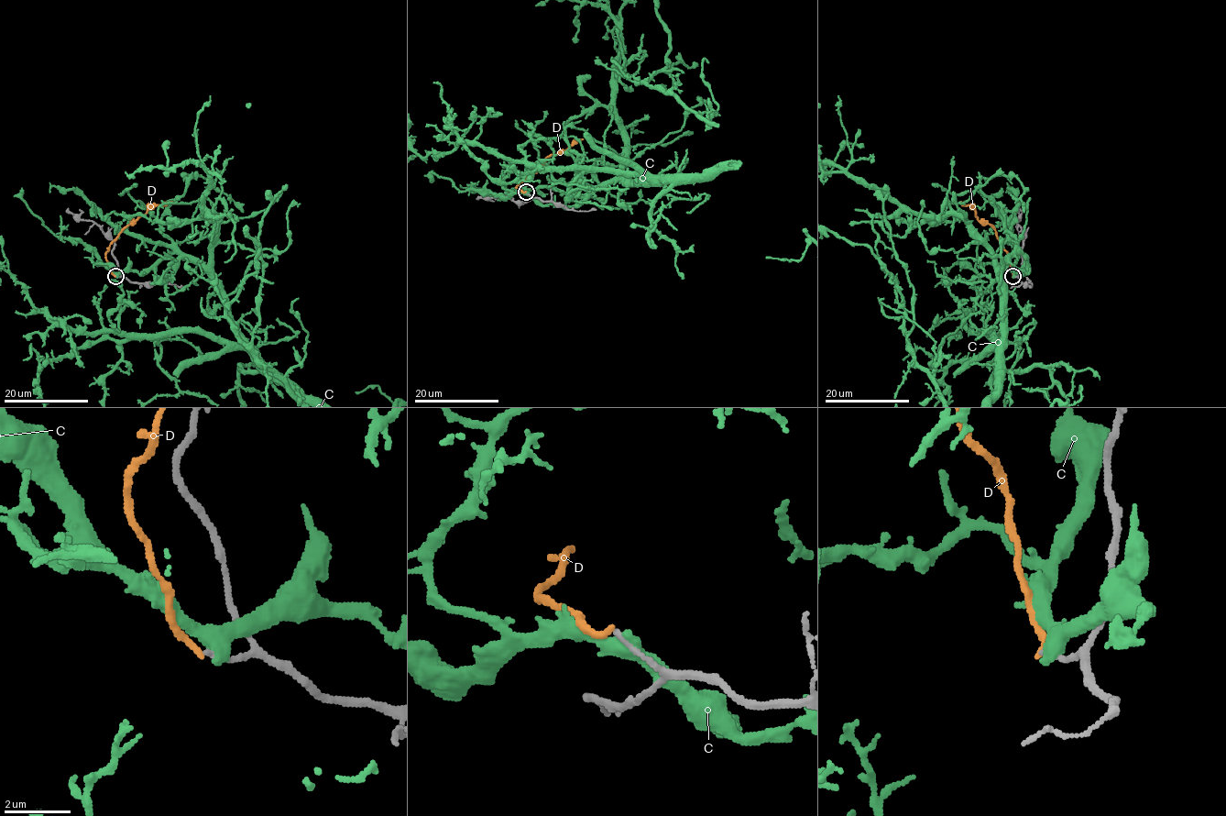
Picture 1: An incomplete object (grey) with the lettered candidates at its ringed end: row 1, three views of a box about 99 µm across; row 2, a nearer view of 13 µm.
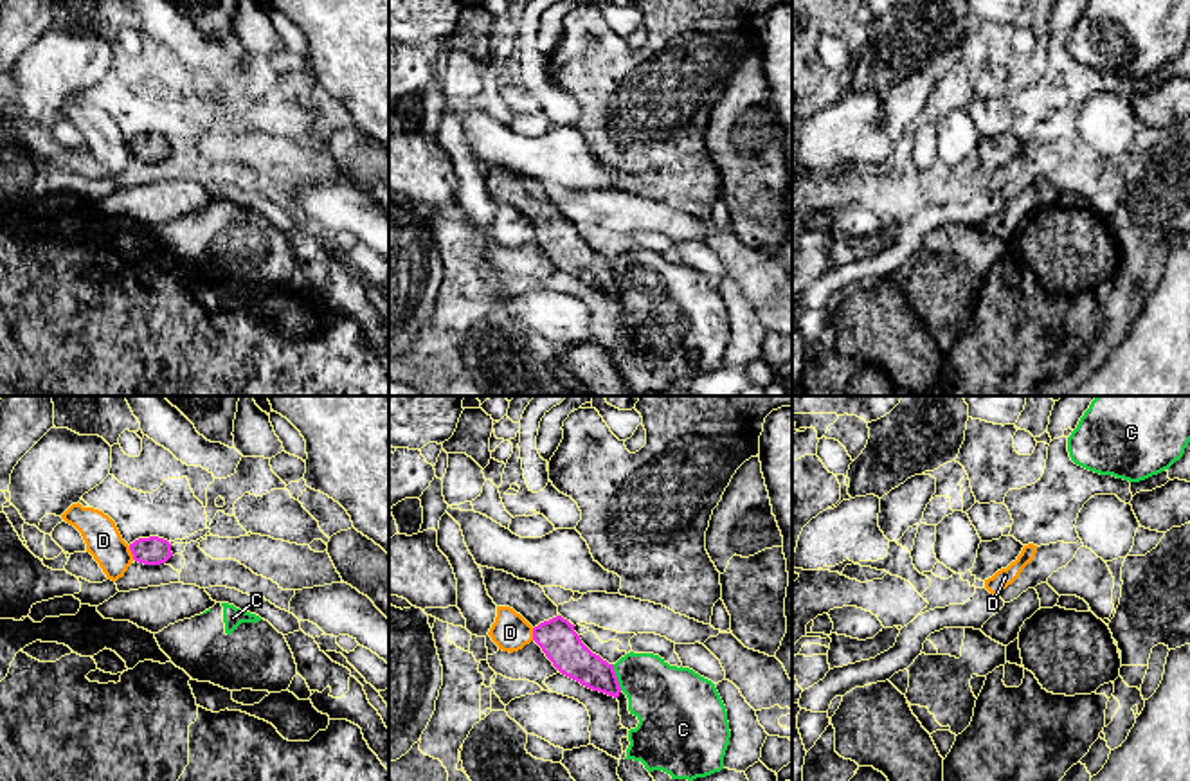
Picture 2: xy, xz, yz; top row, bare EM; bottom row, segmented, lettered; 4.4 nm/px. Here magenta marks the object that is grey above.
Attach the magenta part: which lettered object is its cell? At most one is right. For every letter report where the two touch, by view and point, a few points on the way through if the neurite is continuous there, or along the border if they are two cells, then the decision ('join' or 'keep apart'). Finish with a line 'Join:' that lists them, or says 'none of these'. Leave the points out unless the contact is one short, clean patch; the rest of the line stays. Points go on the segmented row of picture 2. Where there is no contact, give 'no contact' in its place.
C: xz (616, 677) | keep apart
D: xy (132, 553) | along xy (128, 546), (134, 558) | keep apart
Join: none of these

